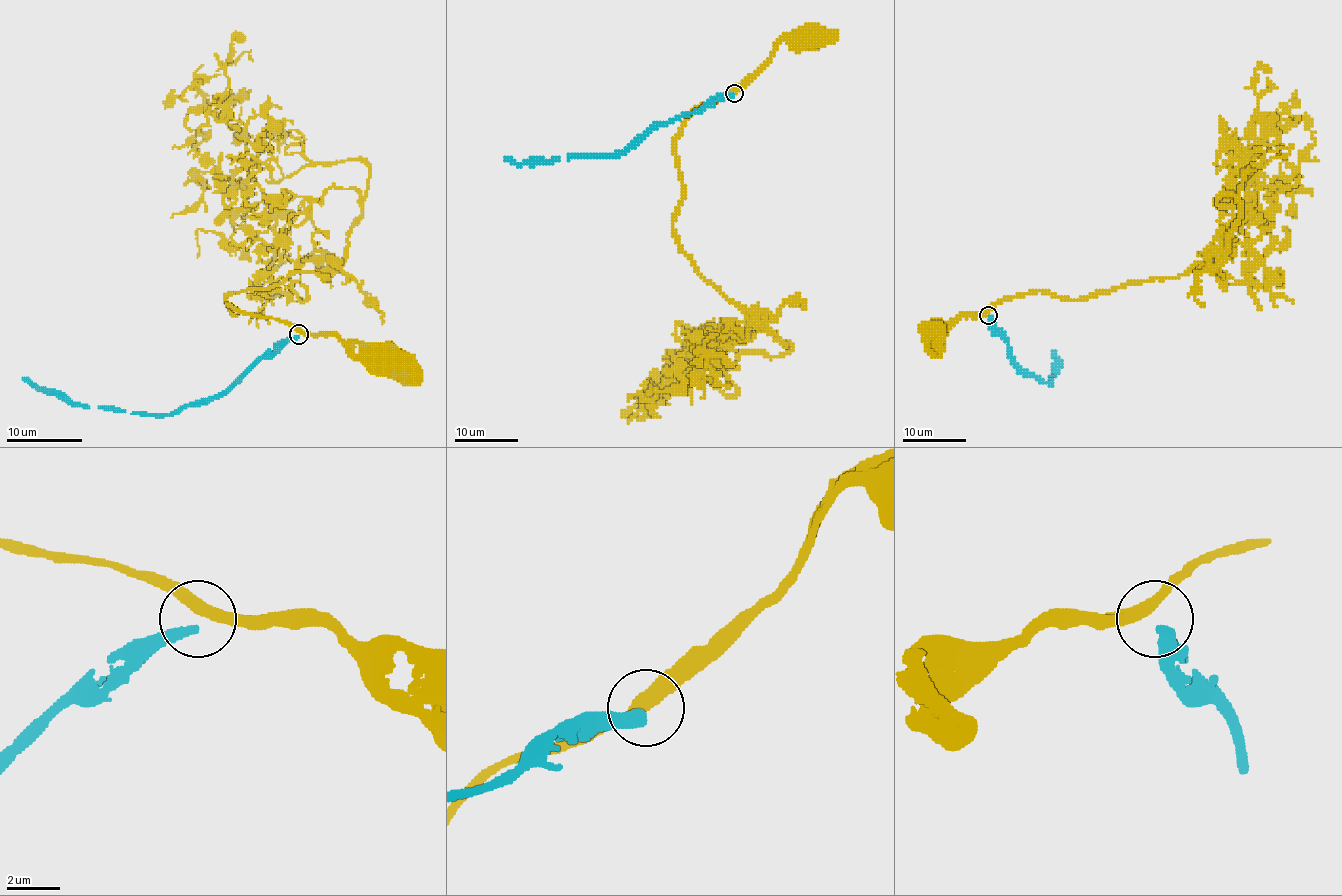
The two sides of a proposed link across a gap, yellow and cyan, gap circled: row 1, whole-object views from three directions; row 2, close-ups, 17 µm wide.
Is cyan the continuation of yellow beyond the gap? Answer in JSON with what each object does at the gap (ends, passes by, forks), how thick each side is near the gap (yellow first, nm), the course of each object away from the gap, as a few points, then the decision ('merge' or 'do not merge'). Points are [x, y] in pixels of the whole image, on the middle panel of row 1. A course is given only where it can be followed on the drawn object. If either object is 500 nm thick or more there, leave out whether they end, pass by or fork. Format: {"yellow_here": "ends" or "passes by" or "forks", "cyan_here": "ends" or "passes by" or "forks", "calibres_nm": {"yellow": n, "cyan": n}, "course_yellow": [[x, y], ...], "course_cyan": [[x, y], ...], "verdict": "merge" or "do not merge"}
{"yellow_here": "passes by", "cyan_here": "ends", "calibres_nm": {"yellow": 440, "cyan": 360}, "course_yellow": [[733, 93], [762, 67], [781, 41], [811, 45], [810, 37]], "course_cyan": [[733, 93], [718, 94], [691, 113], [650, 126], [626, 148], [594, 156], [516, 163], [504, 158]], "verdict": "do not merge"}

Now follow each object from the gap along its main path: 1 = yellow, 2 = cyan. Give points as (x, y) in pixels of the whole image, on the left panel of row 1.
1: (298, 332), (333, 334), (355, 356), (378, 362), (392, 362), (393, 358), (390, 360)
2: (298, 335), (247, 368), (224, 391), (169, 414), (131, 414), (73, 404), (37, 391), (22, 377)

